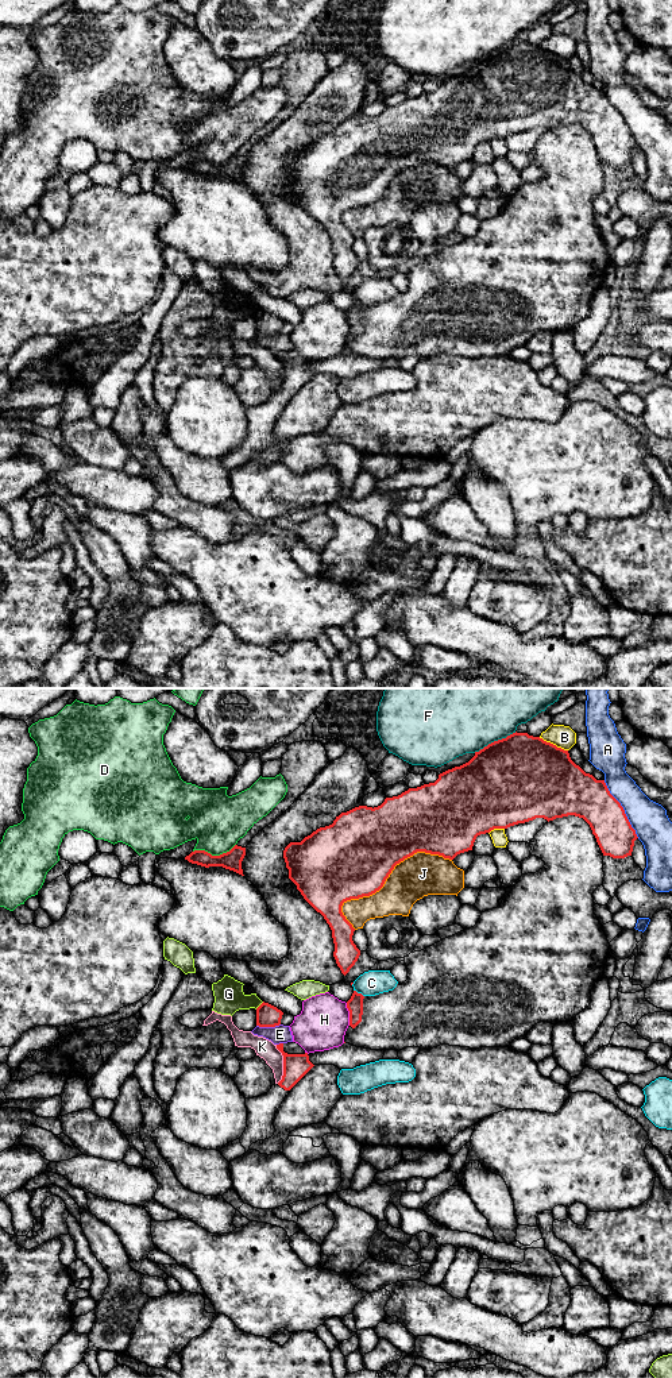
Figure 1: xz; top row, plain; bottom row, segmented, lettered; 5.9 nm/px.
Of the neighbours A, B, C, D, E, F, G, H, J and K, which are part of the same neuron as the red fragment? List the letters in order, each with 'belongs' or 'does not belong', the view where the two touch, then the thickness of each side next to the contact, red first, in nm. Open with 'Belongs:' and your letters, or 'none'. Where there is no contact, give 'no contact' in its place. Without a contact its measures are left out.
Belongs: none
A: does not belong; contact in xz; calibres 260 and 220 nm
B: does not belong; contact in xz; calibres 480 and 140 nm
C: does not belong; contact in xz; calibres 100 and 150 nm
D: does not belong; contact in xz; calibres 120 and 320 nm
E: does not belong; contact in xz; calibres 140 and 110 nm
F: does not belong; contact in xz; calibres 500 and 380 nm
G: does not belong; contact in xz; calibres 140 and 180 nm
H: does not belong; contact in xz; calibres 100 and 300 nm
J: does not belong; contact in xz; calibres 480 and 260 nm
K: does not belong; contact in xz; calibres 150 and 120 nm

